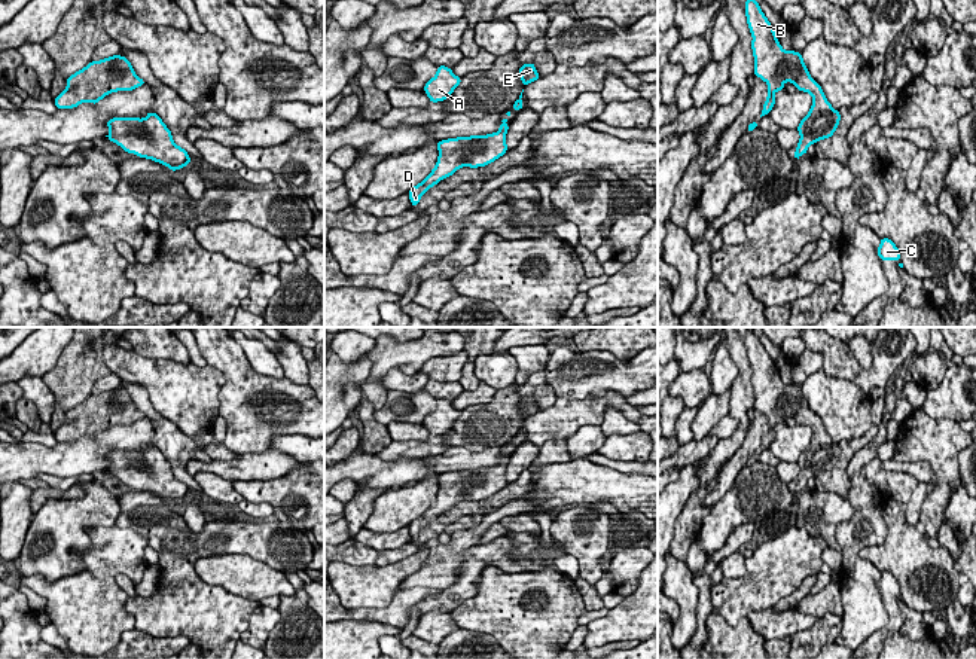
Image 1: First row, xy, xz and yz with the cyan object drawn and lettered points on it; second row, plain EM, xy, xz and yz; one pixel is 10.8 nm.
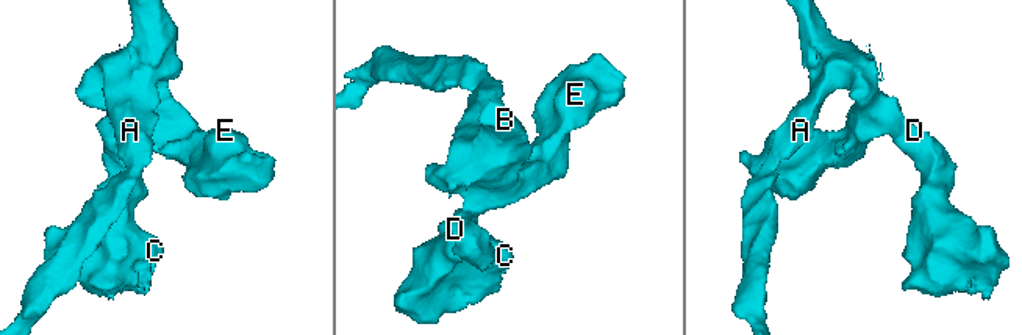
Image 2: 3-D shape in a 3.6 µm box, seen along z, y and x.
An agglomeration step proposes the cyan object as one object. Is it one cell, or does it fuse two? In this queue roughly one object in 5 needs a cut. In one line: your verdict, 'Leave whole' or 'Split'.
Leave whole

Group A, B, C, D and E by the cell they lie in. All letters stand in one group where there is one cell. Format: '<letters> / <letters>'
A B C D E

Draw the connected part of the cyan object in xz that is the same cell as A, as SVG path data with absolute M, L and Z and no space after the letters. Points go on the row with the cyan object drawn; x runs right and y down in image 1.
M439 65L436 76L424 85L424 92L431 103L445 101L461 83L461 77L452 73L452 68Z

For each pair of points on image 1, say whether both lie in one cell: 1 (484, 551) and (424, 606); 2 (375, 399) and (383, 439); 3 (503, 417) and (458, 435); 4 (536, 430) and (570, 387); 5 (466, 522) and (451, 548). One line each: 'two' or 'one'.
1: one
2: two
3: one
4: two
5: two

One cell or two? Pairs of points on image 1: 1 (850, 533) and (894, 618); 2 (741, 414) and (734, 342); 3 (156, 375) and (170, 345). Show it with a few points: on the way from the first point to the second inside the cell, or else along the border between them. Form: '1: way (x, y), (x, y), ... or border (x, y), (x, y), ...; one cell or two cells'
1: border (880, 594), (887, 613), (885, 627); two cells
2: way (741, 396), (741, 360); one cell
3: border (133, 350), (146, 357), (189, 362); two cells

